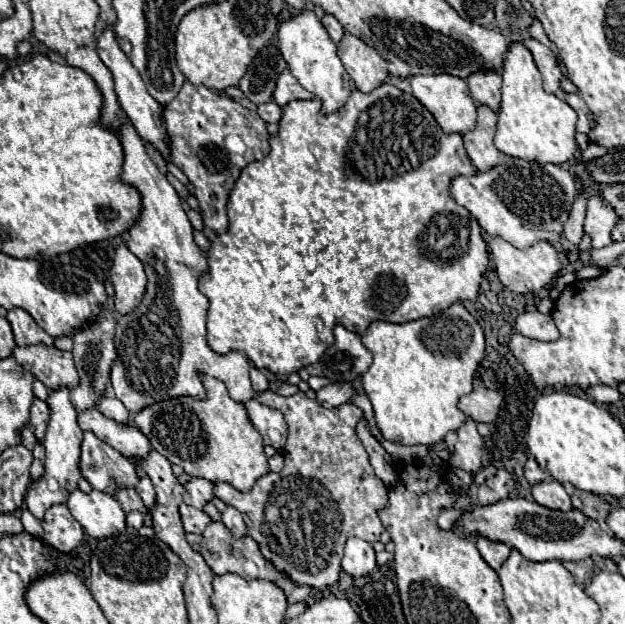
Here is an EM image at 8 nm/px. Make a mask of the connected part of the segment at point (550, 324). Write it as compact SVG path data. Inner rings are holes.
M538 310L536 312L526 312L522 316L516 318L516 330L528 338L534 338L534 340L544 340L544 342L550 342L550 340L558 340L560 338L560 332L552 320L552 316L548 314L540 314Z

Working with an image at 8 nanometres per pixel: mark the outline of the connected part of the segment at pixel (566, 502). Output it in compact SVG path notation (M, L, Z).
M548 480L532 486L532 496L538 504L552 510L570 510L570 496L558 480Z

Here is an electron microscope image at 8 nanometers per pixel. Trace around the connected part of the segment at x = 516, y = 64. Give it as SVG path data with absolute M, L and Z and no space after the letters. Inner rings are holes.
M510 42L508 50L504 54L502 64L502 104L498 110L498 124L496 124L496 136L494 144L500 152L524 160L534 160L540 164L552 162L552 164L564 164L574 158L576 152L576 140L574 140L574 126L576 126L576 112L554 94L546 94L542 88L540 72L532 60L530 50L522 42Z

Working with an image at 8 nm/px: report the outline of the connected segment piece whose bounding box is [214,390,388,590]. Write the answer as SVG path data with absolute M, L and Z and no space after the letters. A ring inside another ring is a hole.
M266 390L266 392L258 394L256 400L260 404L272 406L274 410L280 410L284 414L286 424L288 424L288 439L282 453L284 453L284 457L290 457L290 464L286 464L286 470L282 470L282 474L262 476L256 482L256 486L248 492L240 492L226 482L218 482L214 494L220 500L224 500L226 504L230 504L242 512L244 522L248 526L248 534L258 542L260 552L270 562L274 562L274 566L278 570L284 570L296 586L308 584L316 590L334 586L338 582L340 558L342 558L346 540L350 536L356 536L356 538L362 538L368 542L376 542L384 530L384 526L378 518L378 508L384 508L388 502L386 486L374 474L370 460L368 460L368 452L364 450L362 442L358 440L358 436L354 432L358 420L362 418L362 410L358 406L354 406L352 402L346 402L338 408L328 410L328 408L316 404L316 400L310 400L304 392L296 392L294 396L284 398L272 390ZM272 488L274 488L274 520L280 520L280 522L274 522L274 532L262 532Z

